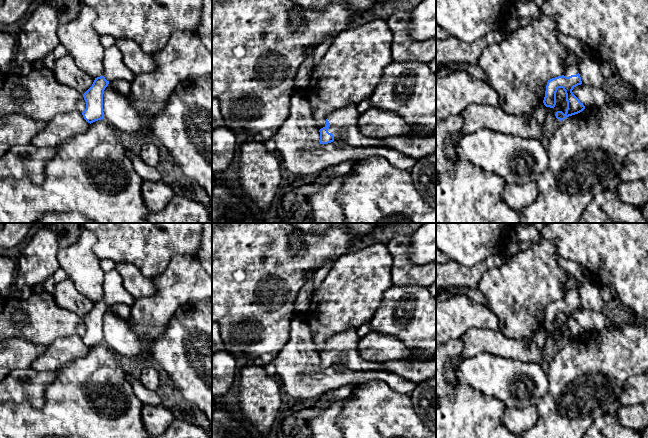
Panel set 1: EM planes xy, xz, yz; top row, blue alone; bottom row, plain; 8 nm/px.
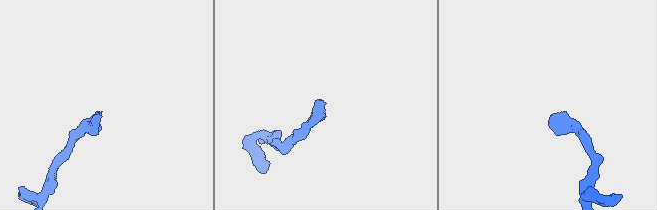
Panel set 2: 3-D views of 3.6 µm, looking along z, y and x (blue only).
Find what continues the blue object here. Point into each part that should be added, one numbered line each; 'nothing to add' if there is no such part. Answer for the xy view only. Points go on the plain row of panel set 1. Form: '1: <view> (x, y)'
1: xy (114, 292)

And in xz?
1: xz (343, 345)

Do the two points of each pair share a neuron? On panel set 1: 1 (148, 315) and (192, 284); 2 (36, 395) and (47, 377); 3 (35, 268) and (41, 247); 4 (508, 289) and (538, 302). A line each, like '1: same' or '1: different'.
1: same
2: same
3: same
4: same

